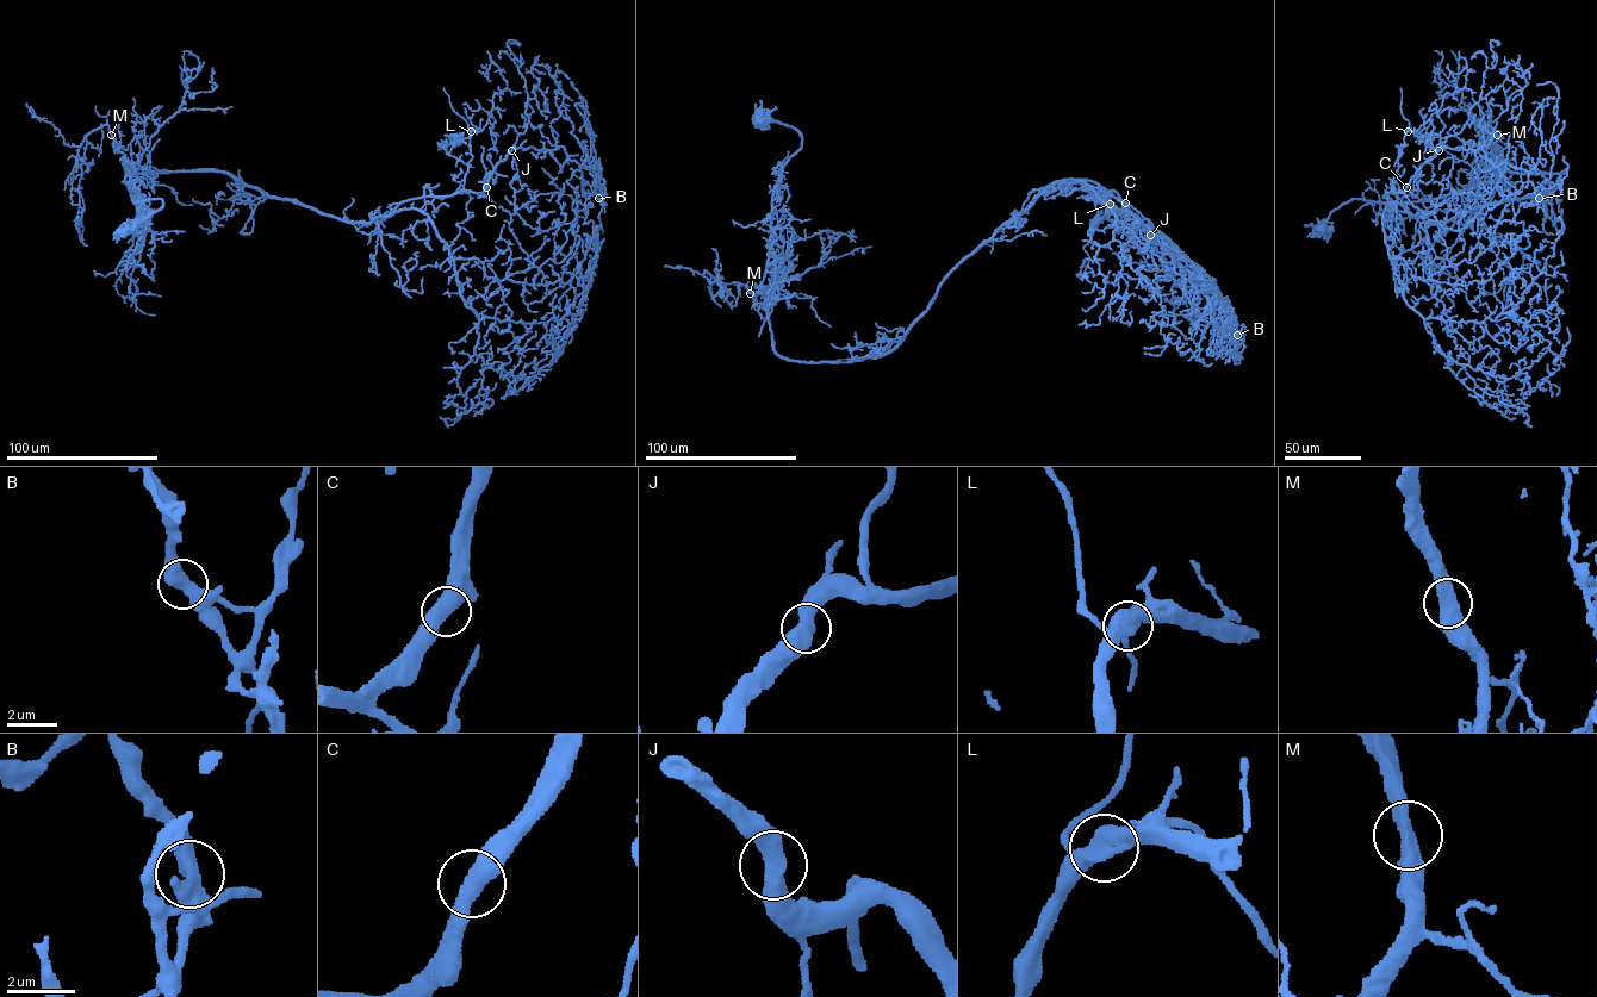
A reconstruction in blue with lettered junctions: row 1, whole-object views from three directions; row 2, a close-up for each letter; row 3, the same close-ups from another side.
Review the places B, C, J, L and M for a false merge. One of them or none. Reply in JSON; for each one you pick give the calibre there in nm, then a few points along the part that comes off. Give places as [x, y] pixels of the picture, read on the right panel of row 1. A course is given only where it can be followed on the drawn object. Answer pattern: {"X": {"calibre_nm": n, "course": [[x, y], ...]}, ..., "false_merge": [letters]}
{"L": {"calibre_nm": 500, "course": [[1408, 131], [1422, 138], [1453, 135], [1478, 145], [1466, 142], [1462, 153]]}, "false_merge": ["L"]}

